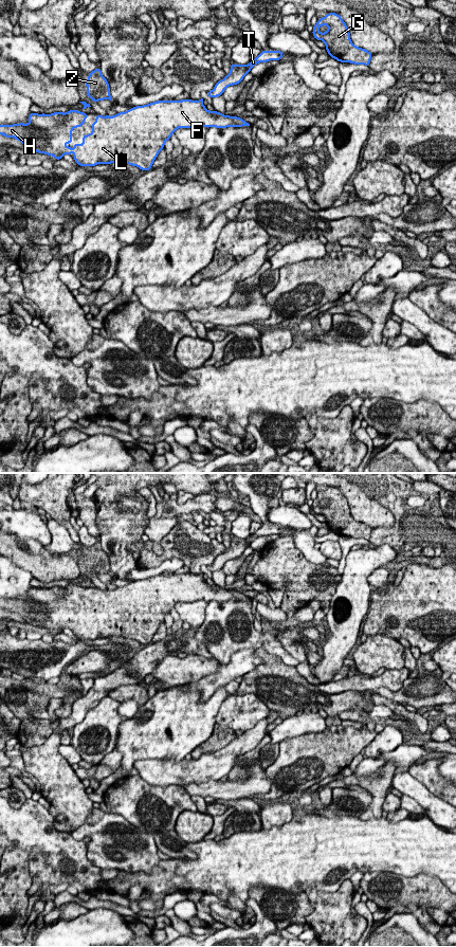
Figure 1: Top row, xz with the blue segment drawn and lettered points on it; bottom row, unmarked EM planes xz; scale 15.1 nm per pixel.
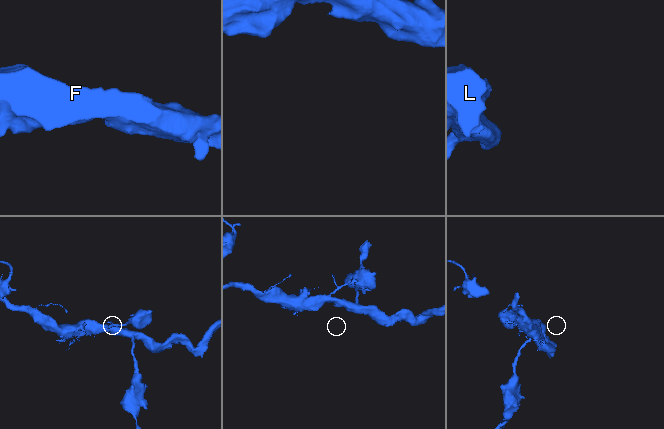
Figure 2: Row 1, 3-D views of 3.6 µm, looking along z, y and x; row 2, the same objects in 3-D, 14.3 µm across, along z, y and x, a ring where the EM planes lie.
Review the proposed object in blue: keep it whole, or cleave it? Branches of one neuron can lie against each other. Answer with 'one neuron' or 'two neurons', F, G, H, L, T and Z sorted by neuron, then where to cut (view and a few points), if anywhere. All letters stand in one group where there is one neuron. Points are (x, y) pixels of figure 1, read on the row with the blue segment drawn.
one neuron; F G H L T Z; no cut

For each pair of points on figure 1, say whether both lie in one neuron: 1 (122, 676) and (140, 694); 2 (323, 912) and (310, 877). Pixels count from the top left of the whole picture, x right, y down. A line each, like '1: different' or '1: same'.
1: different
2: different

